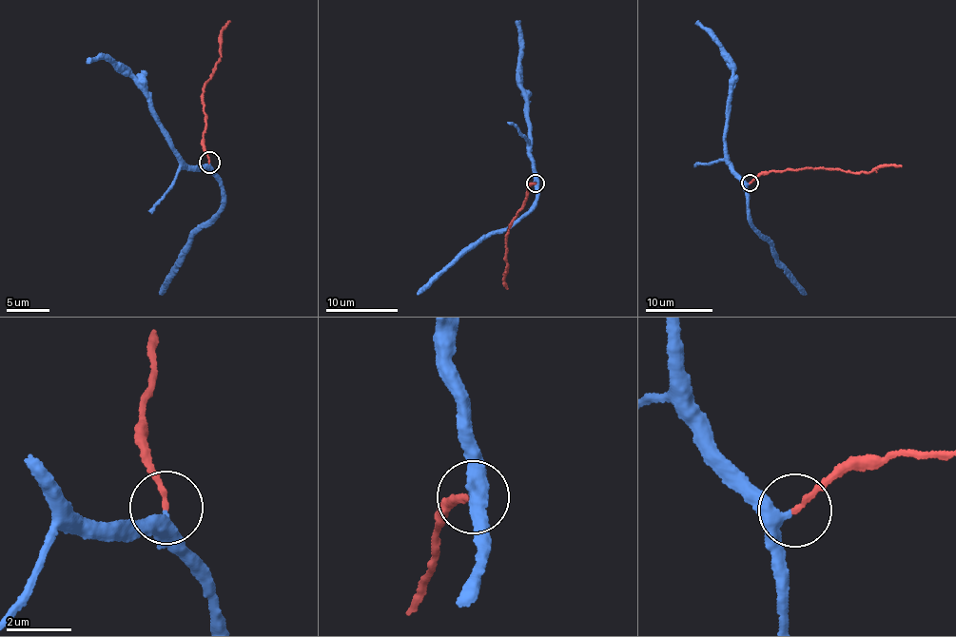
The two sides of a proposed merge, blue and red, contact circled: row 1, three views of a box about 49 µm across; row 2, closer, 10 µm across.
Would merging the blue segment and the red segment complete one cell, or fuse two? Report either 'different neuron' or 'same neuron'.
same neuron

